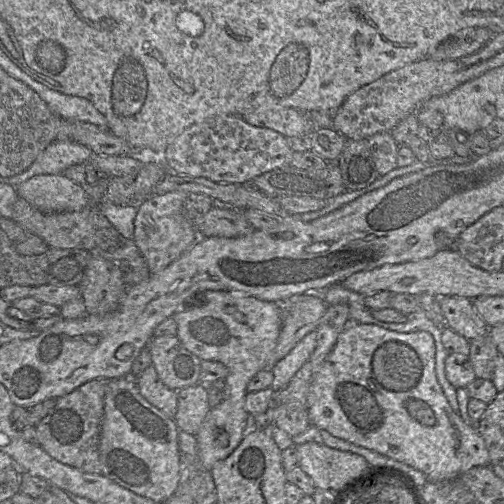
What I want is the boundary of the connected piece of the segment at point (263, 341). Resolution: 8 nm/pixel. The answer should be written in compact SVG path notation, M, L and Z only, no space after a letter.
M206 290L196 295L193 302L173 315L178 327L177 337L200 360L221 362L228 369L224 399L210 409L195 434L198 458L202 466L211 471L215 463L237 448L248 432L247 385L259 371L272 370L269 367L271 354L282 329L283 312L281 303L259 300L243 292Z

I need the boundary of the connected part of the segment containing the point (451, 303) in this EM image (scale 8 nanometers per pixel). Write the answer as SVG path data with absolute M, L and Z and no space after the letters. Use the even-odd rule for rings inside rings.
M459 296L439 298L439 304L448 327L467 340L489 334L489 327L479 316L471 299Z

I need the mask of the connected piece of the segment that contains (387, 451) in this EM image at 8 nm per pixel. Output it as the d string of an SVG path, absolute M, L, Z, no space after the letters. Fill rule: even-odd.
M350 323L314 375L307 400L309 425L402 462L422 472L427 482L449 481L472 467L490 466L477 425L467 424L452 410L437 381L435 353L435 341L428 332L399 333L375 324Z

